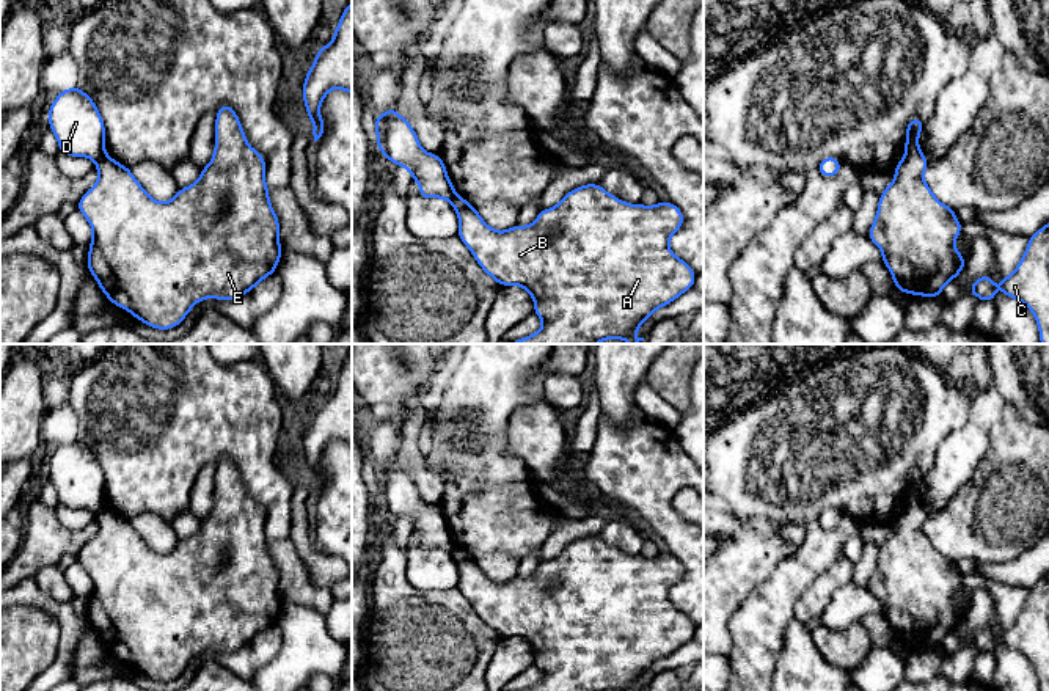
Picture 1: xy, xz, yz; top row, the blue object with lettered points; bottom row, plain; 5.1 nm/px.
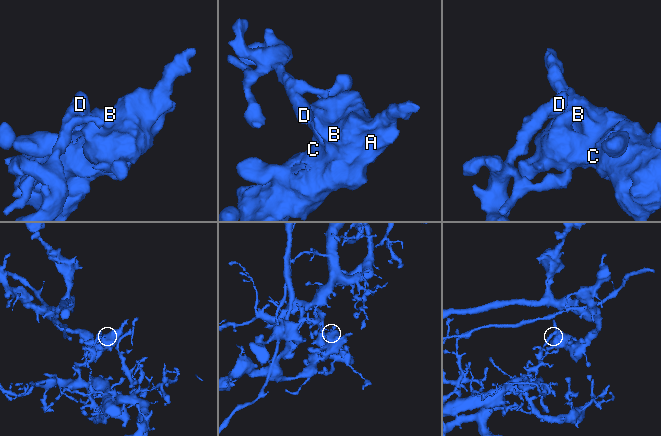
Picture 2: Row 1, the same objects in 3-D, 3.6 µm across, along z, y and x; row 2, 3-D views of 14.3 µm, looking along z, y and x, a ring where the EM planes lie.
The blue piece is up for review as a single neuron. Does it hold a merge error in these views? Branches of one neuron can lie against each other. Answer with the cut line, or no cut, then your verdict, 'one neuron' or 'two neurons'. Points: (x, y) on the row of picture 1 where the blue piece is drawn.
cut yz (917, 146), (905, 156); two neurons

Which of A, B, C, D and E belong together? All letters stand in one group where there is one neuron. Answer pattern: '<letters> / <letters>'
A B C E / D

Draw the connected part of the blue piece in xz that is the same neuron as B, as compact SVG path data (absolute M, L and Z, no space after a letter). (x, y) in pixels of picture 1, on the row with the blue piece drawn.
M586 184L570 190L556 206L551 209L542 209L537 218L529 226L515 225L507 231L492 229L484 218L477 214L476 207L471 206L465 198L455 195L451 199L451 204L459 217L459 239L468 250L473 253L474 259L481 265L481 269L490 275L499 286L520 286L526 289L534 300L534 314L543 320L543 327L518 341L510 344L598 344L605 339L627 339L628 344L638 344L644 341L644 338L636 338L634 333L639 330L644 320L647 320L658 308L667 306L682 294L689 291L696 283L696 273L688 262L677 258L669 248L669 239L682 228L685 221L683 212L672 204L671 201L660 201L656 206L644 206L644 204L630 204L625 203L611 193L608 193L598 184Z

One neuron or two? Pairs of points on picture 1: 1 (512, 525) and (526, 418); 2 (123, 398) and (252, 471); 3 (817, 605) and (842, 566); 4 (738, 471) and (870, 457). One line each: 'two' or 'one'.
1: two
2: one
3: one
4: one

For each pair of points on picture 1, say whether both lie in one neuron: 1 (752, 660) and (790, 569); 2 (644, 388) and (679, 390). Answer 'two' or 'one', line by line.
1: one
2: two

